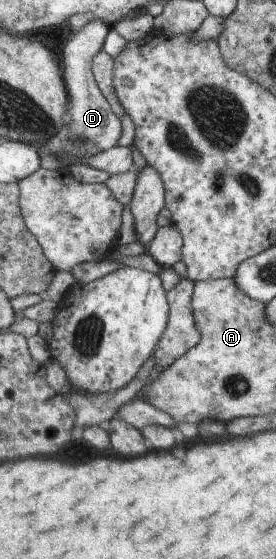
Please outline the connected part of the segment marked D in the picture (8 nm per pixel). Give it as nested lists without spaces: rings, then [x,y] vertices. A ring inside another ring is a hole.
[[[94,18],[83,30],[74,33],[69,44],[63,50],[64,60],[61,64],[71,105],[70,111],[65,115],[61,132],[65,134],[64,137],[67,138],[67,141],[72,141],[77,137],[89,139],[105,151],[119,144],[123,135],[121,132],[123,126],[121,126],[120,116],[114,112],[112,105],[96,82],[92,63],[95,56],[103,51],[105,38],[112,29],[112,26],[109,26],[102,19]]]

